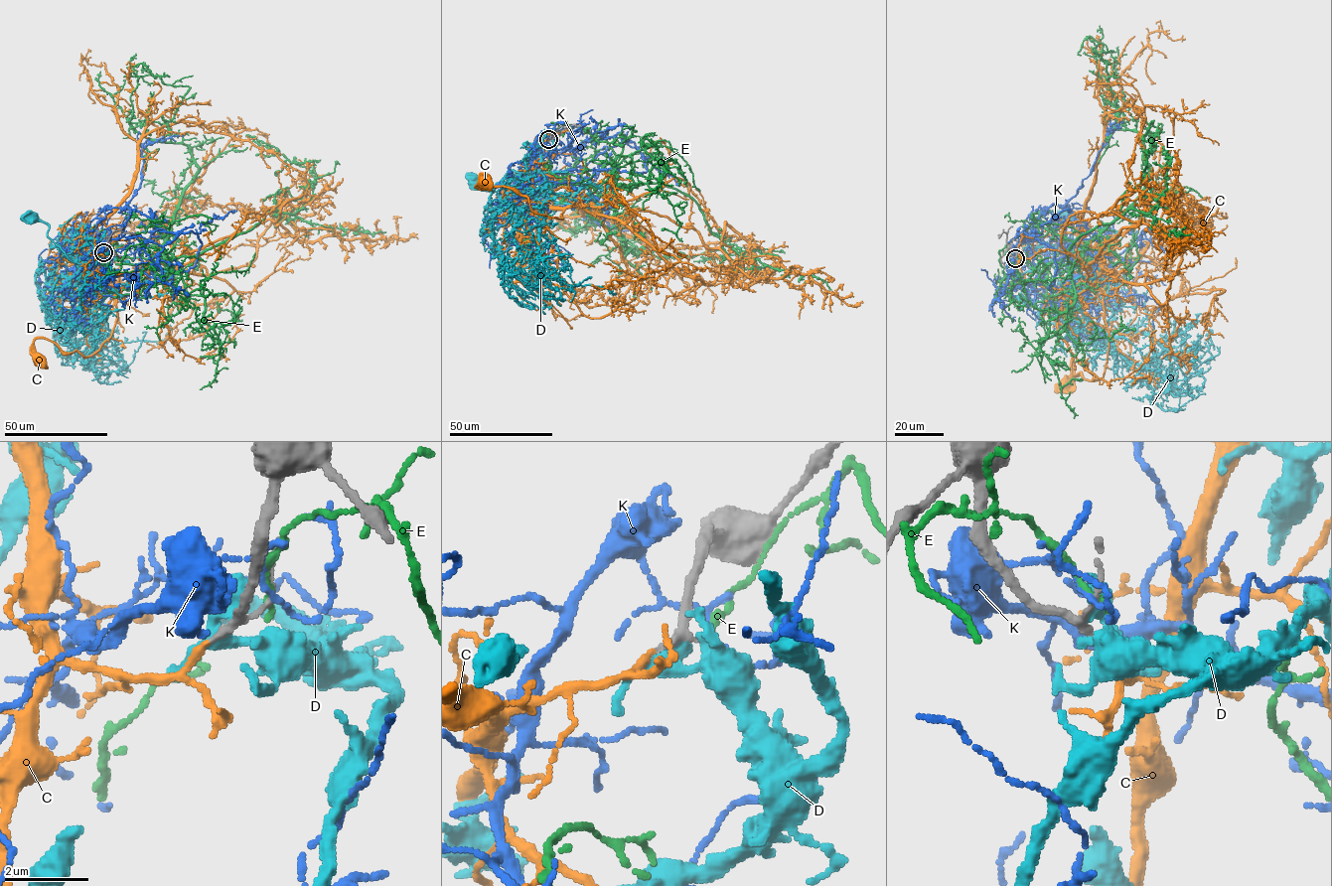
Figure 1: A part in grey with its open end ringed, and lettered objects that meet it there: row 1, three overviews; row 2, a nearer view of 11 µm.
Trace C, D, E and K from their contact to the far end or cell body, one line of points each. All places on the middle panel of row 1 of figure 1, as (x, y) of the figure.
C: (548, 139), (528, 164), (530, 205), (562, 209), (562, 219), (534, 212), (513, 188), (479, 189), (483, 182)
D: (549, 138), (553, 147), (540, 154), (530, 170), (521, 174), (510, 170), (493, 191), (482, 190), (476, 184)
E: (551, 139), (573, 125), (607, 141), (607, 198), (639, 253), (613, 226), (634, 218), (587, 212), (599, 195)
K: (551, 139), (544, 137), (530, 162), (529, 195), (568, 178), (584, 197), (586, 216), (628, 230)

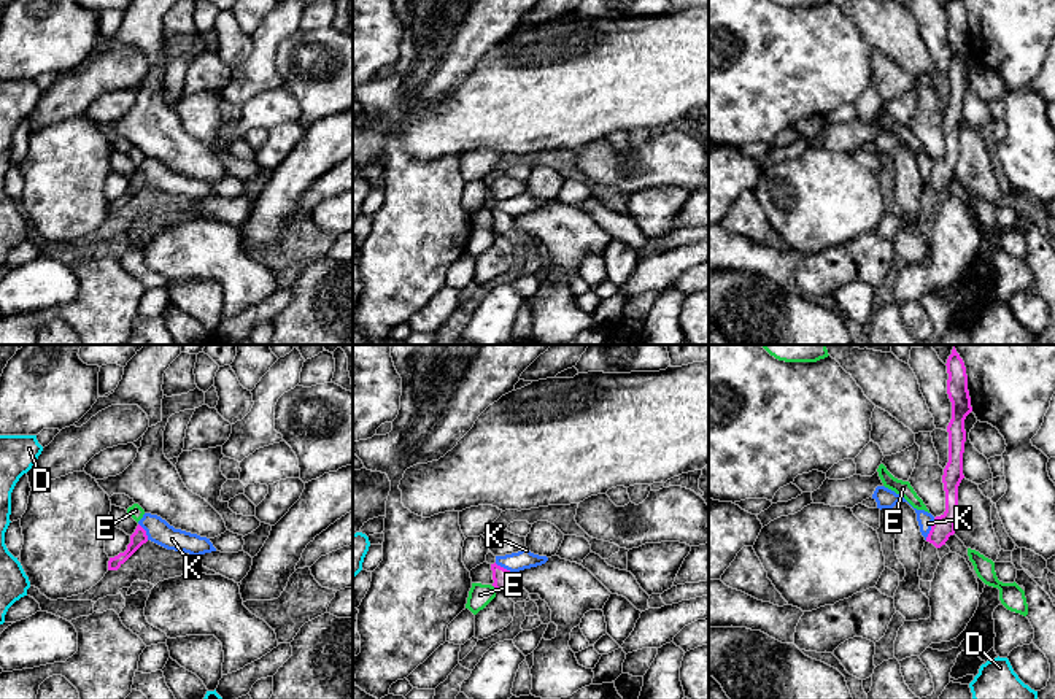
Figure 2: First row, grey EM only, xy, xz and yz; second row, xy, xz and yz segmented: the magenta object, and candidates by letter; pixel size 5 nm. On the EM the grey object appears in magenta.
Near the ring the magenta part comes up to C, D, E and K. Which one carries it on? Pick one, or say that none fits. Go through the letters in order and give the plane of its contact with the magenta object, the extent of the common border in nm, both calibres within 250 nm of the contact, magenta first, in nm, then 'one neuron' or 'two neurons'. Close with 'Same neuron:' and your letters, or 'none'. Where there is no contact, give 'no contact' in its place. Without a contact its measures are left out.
C: no contact | one neuron
D: no contact | two neurons
E: xz | 40 nm | 100/110 nm | two neurons
K: yz | 120 nm | 110/80 nm | two neurons
Same neuron: C

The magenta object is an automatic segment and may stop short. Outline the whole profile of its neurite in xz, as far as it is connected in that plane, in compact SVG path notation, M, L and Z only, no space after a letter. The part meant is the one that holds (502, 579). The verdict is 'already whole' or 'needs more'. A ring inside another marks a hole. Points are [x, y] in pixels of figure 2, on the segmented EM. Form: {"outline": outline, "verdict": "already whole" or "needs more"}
{"outline": "M496 562L491 564L491 570L493 570L493 586L496 588L496 591L505 591L512 583L513 583L513 573L500 566L497 566Z", "verdict": "already whole"}

